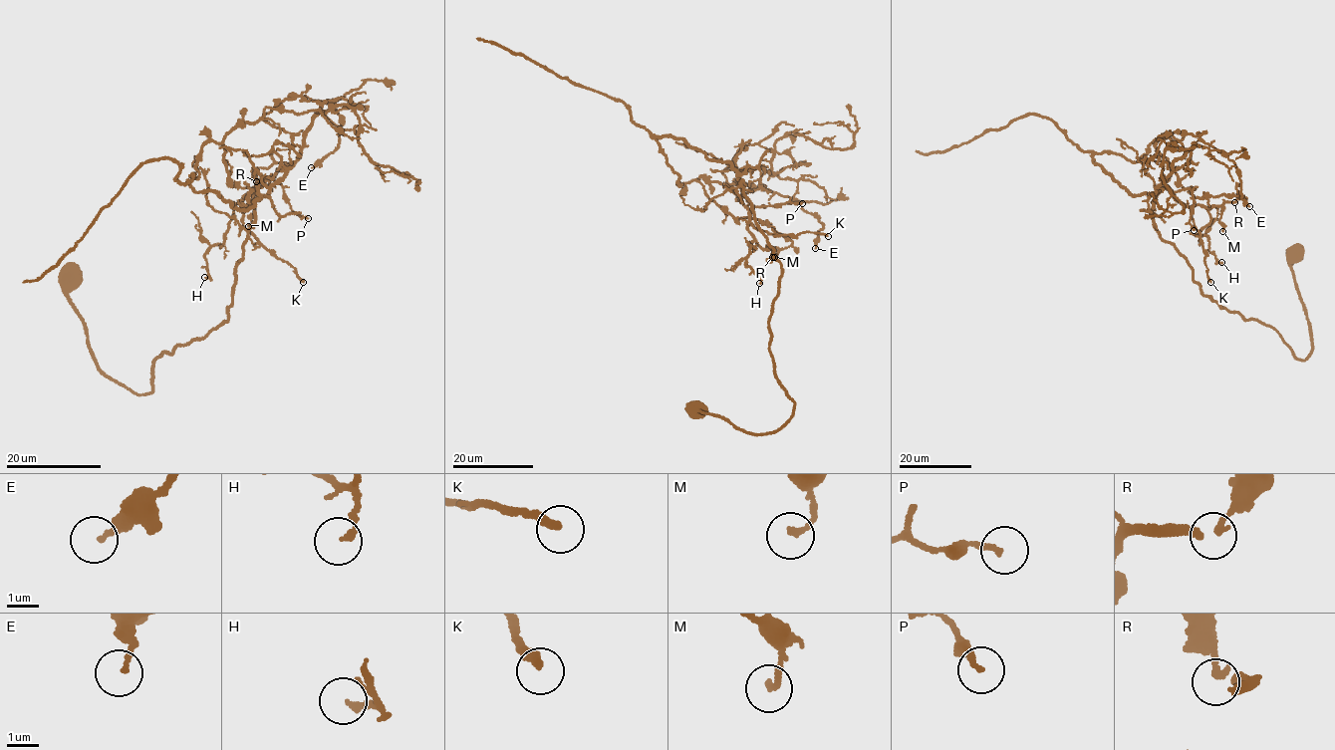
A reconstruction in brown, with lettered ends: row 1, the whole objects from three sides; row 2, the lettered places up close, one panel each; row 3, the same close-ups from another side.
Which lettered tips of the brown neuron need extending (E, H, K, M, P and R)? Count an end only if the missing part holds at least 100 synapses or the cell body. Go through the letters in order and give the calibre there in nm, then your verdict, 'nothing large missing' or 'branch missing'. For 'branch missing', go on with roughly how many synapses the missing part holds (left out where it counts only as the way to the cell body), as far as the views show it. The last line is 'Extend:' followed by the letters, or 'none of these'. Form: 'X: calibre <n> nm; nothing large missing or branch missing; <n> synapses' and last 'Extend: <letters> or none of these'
E: calibre 150 nm; nothing large missing
H: calibre 190 nm; nothing large missing
K: calibre 300 nm; nothing large missing
M: calibre 200 nm; nothing large missing
P: calibre 180 nm; nothing large missing
R: calibre 170 nm; nothing large missing
Extend: none of these

